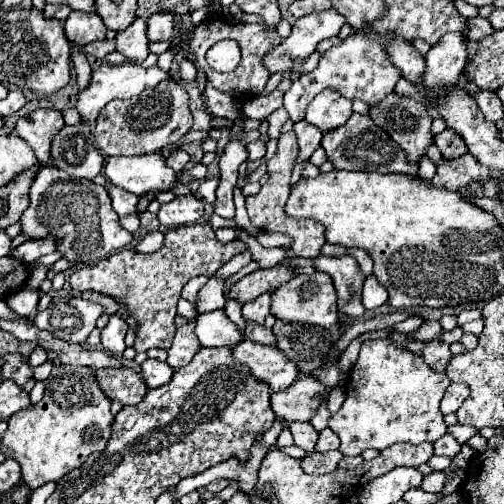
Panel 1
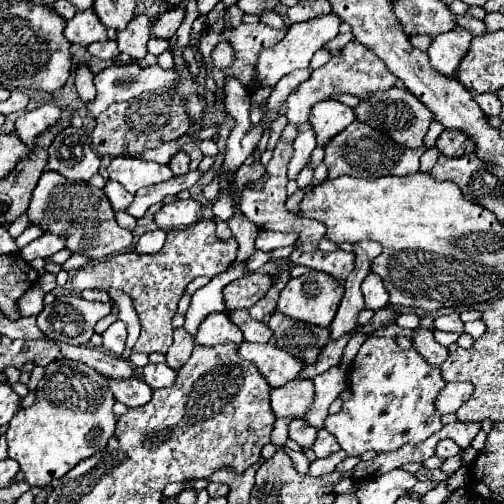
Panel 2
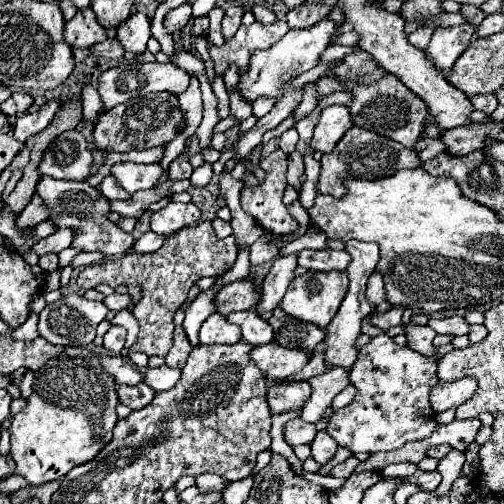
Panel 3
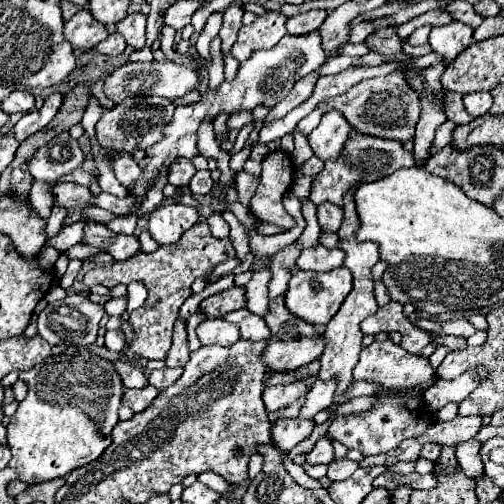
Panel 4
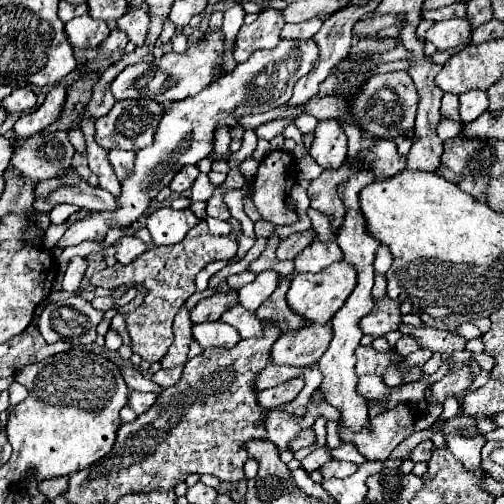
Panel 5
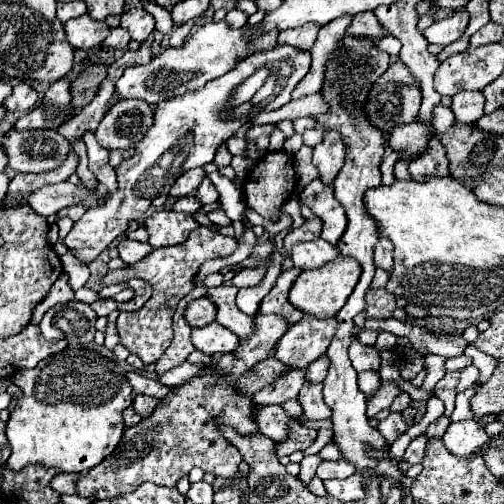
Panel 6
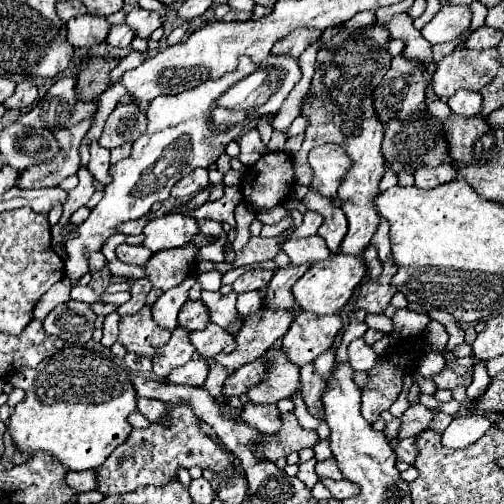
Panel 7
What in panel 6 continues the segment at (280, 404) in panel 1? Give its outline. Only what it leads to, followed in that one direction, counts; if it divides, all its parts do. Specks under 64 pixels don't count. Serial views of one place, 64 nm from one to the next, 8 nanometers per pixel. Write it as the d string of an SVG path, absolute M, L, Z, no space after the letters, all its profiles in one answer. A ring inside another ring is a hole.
M286 370L280 374L270 386L258 390L252 396L252 402L256 406L266 406L266 404L282 404L290 398L298 398L298 392L304 384L304 370Z

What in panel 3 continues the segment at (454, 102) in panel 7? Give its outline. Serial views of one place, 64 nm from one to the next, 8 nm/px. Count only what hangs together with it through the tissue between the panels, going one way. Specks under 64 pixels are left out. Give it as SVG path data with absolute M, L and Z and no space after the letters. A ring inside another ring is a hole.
M476 94L476 96L468 96L468 100L474 106L474 110L480 110L480 112L484 112L488 116L494 112L494 108L498 104L494 94Z

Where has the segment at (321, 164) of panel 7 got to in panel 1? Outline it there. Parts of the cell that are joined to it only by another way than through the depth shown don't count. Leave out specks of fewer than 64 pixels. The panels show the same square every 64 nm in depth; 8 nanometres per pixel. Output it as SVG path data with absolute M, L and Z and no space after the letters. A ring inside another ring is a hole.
M332 90L316 96L306 110L306 120L312 126L316 126L322 134L344 126L350 116L352 116L352 102Z

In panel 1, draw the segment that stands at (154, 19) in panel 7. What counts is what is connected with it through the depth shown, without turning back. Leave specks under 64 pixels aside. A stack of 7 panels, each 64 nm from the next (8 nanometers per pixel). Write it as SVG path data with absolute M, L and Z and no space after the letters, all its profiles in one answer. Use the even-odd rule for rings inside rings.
M136 18L126 30L116 34L116 50L122 52L128 60L146 60L148 56L148 36L146 36L146 20Z

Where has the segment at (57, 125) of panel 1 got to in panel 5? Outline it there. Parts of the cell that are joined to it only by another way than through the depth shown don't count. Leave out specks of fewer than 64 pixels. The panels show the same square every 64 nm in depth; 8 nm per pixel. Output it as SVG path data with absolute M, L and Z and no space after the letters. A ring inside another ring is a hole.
M62 84L50 88L50 92L46 94L44 104L38 110L18 118L18 122L14 124L16 136L30 136L30 134L42 132L44 128L54 124L56 118L60 118L64 100L66 100L66 88Z

